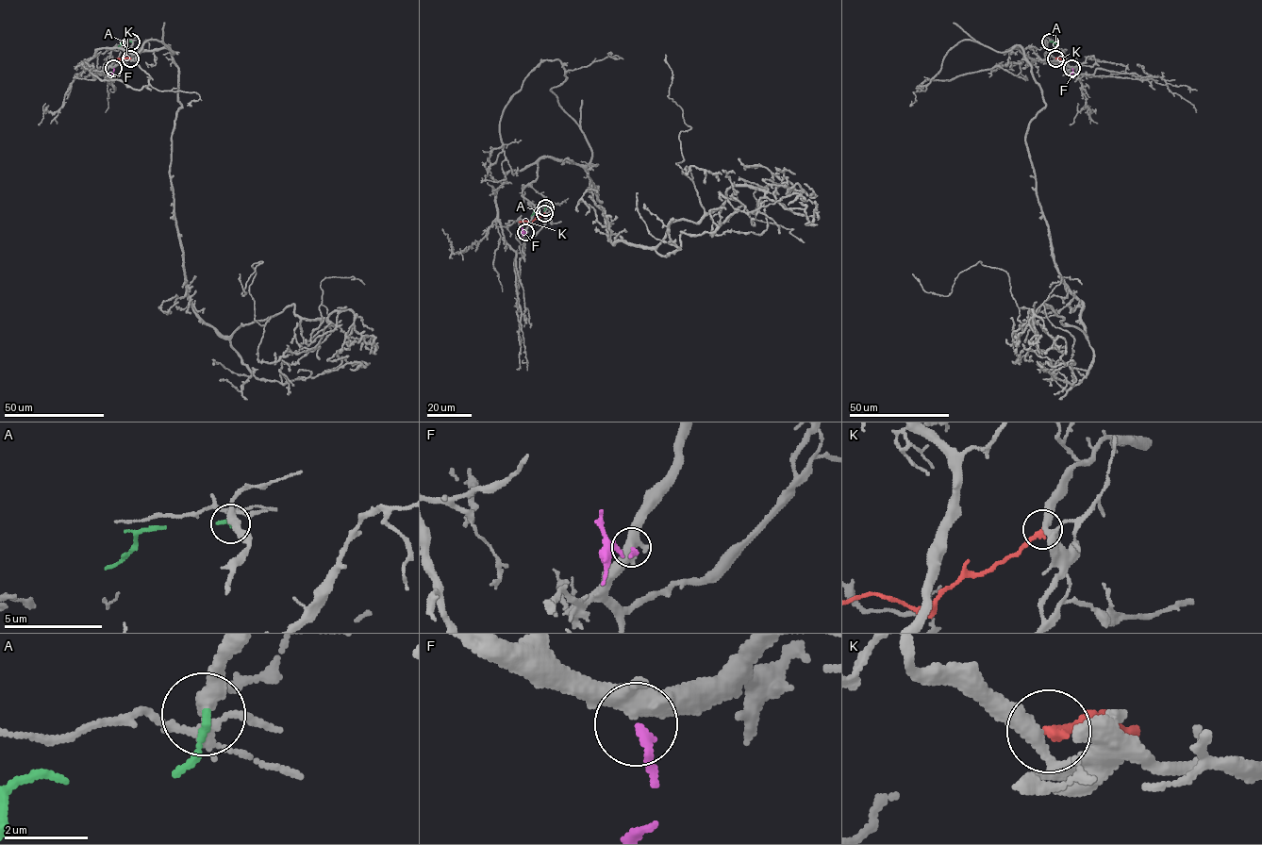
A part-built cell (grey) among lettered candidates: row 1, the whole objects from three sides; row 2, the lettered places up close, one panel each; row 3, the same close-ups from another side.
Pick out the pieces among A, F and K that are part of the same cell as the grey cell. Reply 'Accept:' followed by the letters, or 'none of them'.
Accept: F

